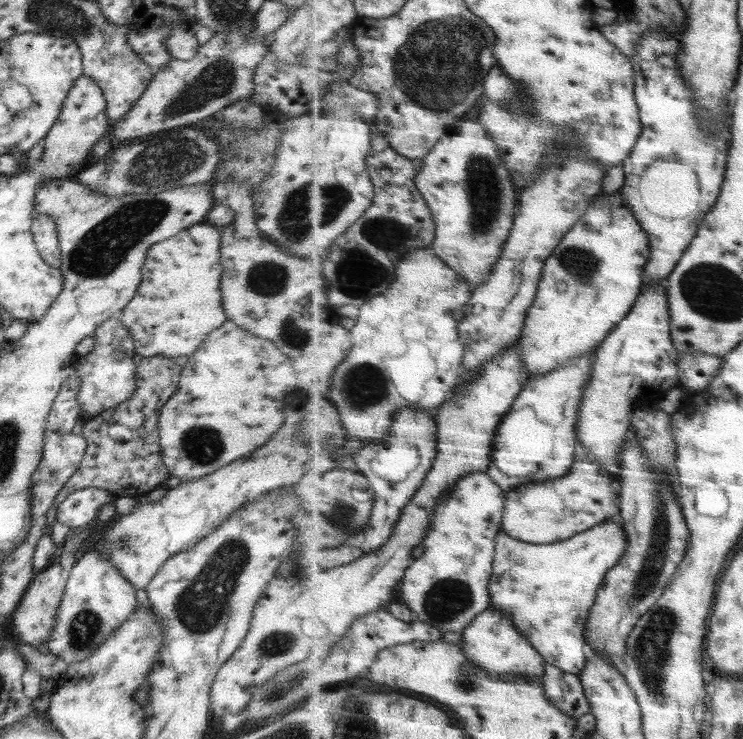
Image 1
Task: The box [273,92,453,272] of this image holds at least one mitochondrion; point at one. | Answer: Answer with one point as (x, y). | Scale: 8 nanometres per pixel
(294, 219)

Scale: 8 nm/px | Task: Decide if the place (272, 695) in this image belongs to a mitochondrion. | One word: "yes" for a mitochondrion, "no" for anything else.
yes

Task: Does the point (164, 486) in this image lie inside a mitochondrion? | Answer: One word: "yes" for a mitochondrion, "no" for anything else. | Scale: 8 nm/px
no

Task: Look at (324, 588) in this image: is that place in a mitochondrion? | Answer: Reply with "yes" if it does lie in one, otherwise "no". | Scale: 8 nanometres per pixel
no

